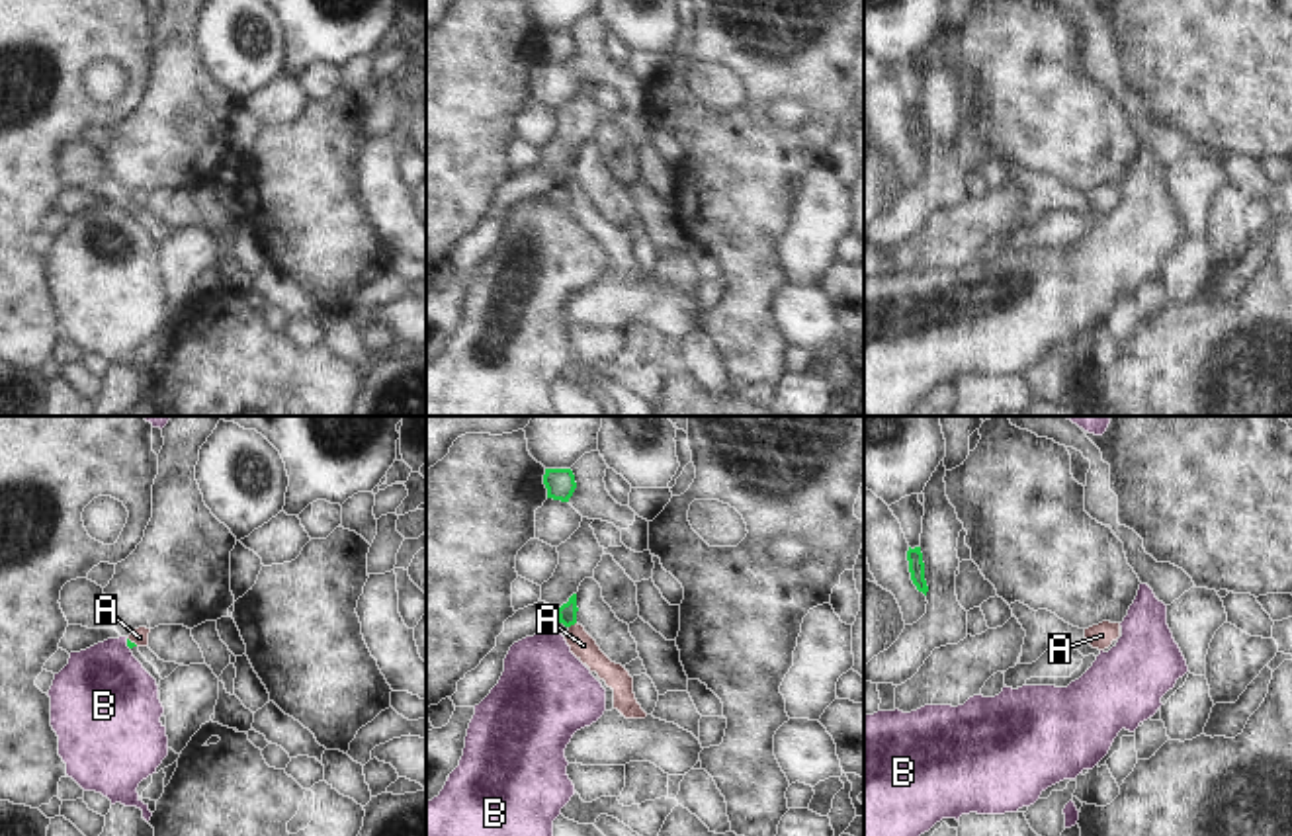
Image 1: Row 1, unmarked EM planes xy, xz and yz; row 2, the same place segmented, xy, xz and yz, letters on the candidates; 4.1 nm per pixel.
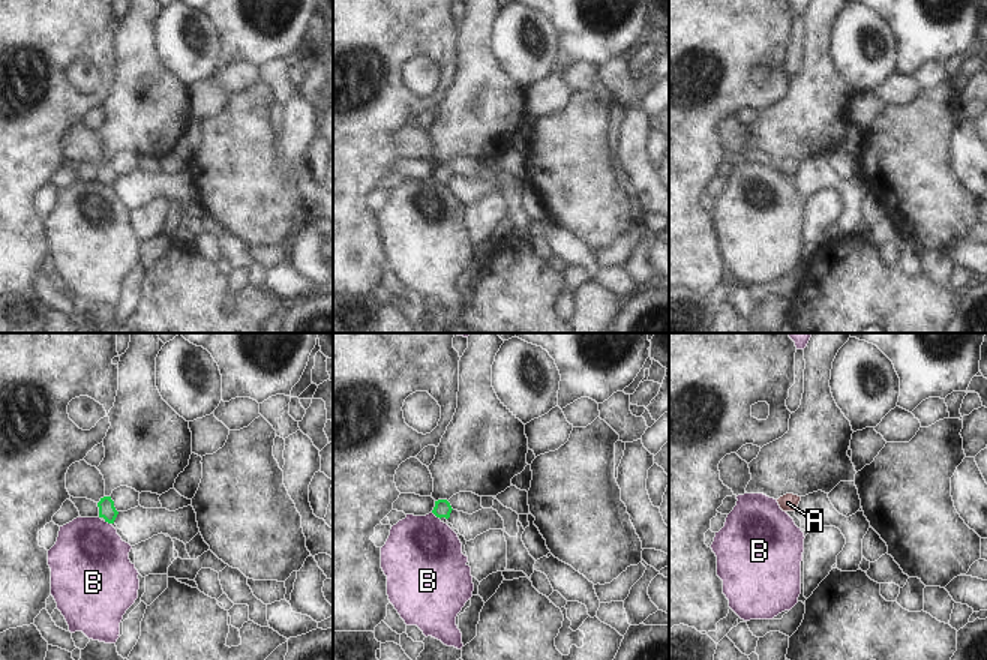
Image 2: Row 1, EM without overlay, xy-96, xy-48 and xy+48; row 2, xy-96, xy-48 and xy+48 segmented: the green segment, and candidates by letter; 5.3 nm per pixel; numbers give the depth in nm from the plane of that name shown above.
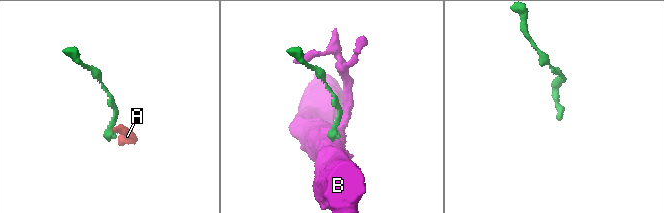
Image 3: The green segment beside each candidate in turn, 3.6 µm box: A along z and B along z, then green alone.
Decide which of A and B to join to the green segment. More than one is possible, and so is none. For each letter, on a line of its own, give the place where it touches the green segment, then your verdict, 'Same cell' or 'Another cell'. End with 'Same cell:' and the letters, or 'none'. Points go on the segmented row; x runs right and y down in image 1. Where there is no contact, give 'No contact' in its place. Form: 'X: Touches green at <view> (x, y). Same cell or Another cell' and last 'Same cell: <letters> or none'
A: Touches green at xz (571, 624). Same cell
B: Touches green at xy (128, 645). Another cell
Same cell: A.

